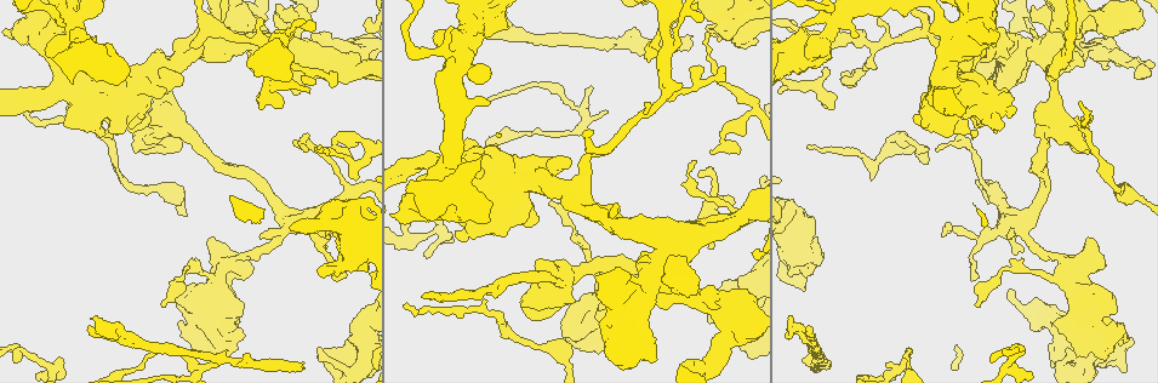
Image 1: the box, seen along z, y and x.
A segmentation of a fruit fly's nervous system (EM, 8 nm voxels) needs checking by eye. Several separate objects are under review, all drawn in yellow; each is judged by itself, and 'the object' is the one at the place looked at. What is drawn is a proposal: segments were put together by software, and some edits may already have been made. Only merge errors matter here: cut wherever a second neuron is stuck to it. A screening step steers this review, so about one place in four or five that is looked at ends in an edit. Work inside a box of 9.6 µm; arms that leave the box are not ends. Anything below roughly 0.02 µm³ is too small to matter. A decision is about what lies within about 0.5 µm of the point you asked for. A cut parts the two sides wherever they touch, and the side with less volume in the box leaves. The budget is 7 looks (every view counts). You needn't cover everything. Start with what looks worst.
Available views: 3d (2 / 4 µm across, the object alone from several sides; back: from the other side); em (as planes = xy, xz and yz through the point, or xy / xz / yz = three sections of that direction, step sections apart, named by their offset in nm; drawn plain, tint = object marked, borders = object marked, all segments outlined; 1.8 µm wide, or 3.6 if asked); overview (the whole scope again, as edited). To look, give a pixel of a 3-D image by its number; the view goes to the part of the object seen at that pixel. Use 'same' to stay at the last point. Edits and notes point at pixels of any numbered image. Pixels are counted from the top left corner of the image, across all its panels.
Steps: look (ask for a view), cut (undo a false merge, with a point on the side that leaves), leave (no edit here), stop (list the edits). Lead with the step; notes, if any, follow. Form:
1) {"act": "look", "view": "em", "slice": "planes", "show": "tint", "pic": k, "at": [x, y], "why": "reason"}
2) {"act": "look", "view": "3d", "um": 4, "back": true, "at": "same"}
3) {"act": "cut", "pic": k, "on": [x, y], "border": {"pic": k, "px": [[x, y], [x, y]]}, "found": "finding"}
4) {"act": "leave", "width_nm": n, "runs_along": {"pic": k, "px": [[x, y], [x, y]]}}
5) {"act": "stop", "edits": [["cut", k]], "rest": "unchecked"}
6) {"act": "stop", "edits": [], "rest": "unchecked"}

{"act": "look", "view": "3d", "um": 2, "back": true, "pic": 1, "at": [337, 47], "why": "side arm on a straight run"}

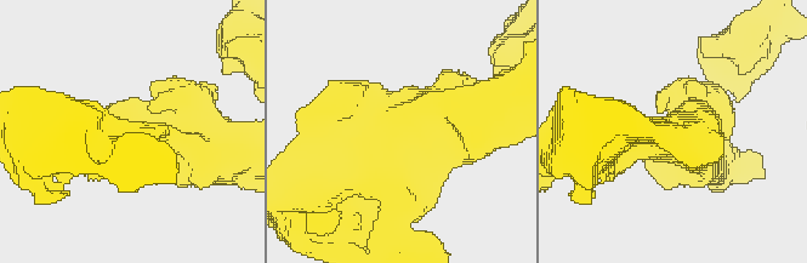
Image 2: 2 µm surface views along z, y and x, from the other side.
{"act": "look", "view": "em", "slice": "planes", "show": "tint", "pic": 2, "at": [401, 129], "why": "now the EM"}

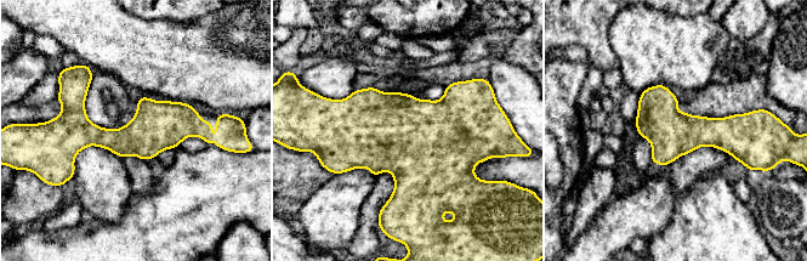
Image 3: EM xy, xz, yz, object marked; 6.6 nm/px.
{"act": "leave", "runs_along": {"pic": 3, "px": [[63, 129], [198, 129], [209, 140]]}, "found": "continuous, no second neuron"}

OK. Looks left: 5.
{"act": "look", "view": "3d", "um": 2, "pic": 1, "at": [847, 15], "why": "calibre changes"}

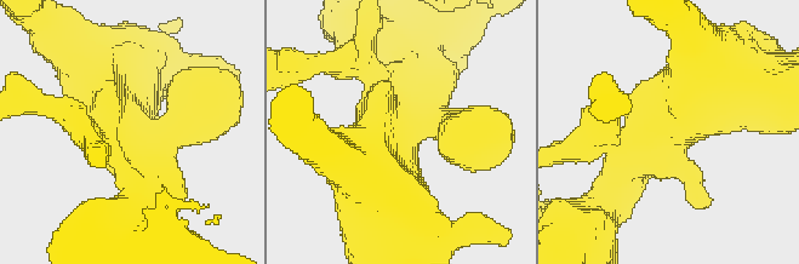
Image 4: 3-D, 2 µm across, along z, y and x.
{"act": "look", "view": "em", "slice": "planes", "show": "tint", "pic": 4, "at": [669, 130], "why": "need the tissue"}

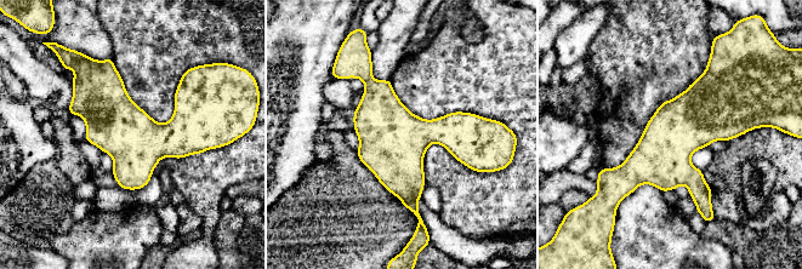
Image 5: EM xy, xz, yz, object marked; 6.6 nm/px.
{"act": "leave", "found": "one neuron here"}

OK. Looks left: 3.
{"act": "look", "view": "3d", "um": 4, "pic": 1, "at": [85, 97], "why": "closes a loop"}

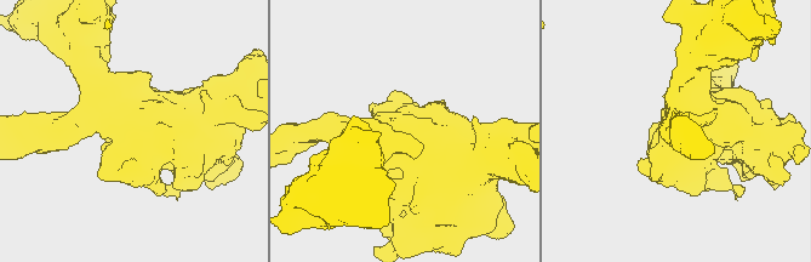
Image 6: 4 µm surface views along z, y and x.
{"act": "look", "view": "em", "um": 3.6, "slice": "yz", "step": 4, "show": "tint", "pic": 6, "at": [405, 130]}

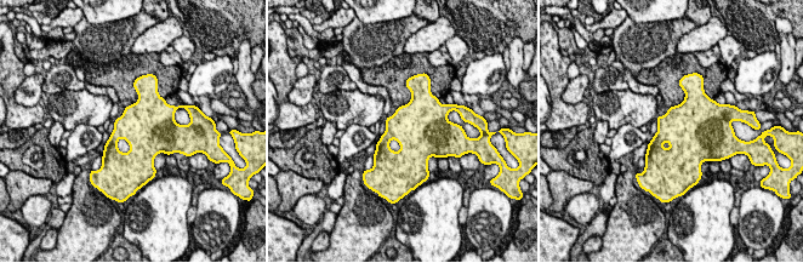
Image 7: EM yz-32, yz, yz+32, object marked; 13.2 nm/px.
{"act": "look", "view": "em", "um": 3.6, "slice": "planes", "show": "borders", "at": "same"}

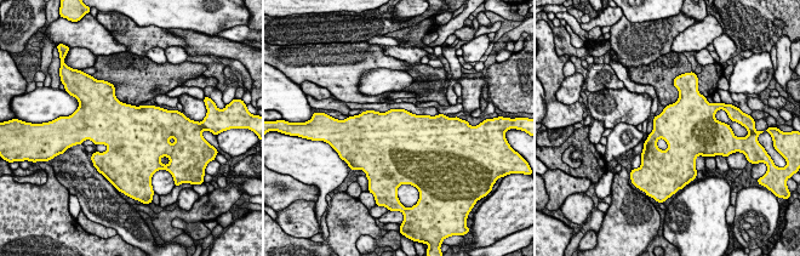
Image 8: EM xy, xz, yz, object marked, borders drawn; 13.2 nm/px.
{"act": "leave", "found": "one neuron here"}

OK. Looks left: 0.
{"act": "stop", "edits": [], "rest": "unchecked"}

